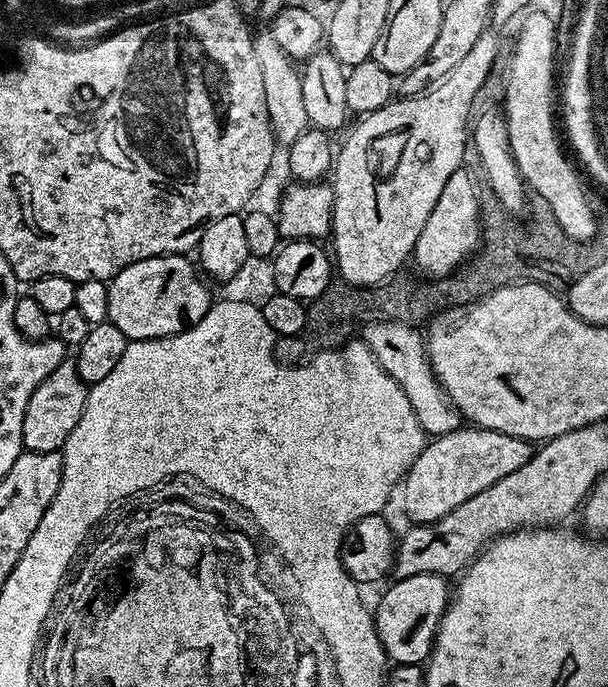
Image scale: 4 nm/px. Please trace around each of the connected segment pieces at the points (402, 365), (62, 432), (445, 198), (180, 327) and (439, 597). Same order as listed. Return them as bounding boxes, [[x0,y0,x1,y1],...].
[[363,318,461,438],[22,362,89,452],[414,172,481,278],[107,255,214,342],[374,572,450,665]]

